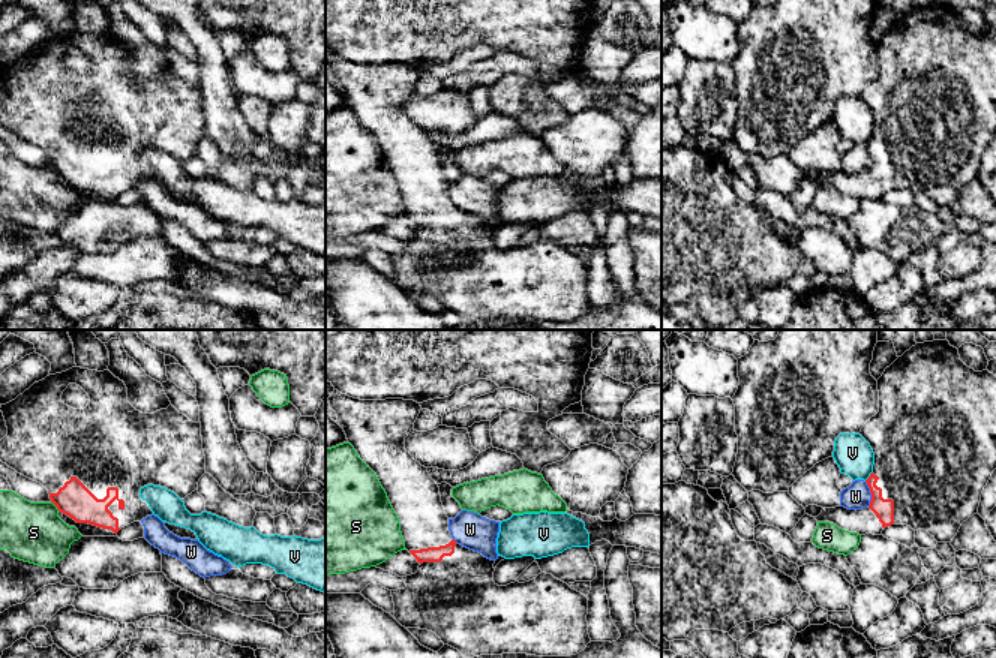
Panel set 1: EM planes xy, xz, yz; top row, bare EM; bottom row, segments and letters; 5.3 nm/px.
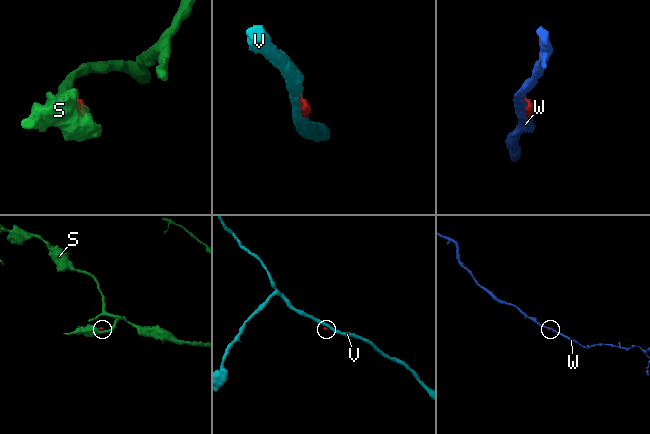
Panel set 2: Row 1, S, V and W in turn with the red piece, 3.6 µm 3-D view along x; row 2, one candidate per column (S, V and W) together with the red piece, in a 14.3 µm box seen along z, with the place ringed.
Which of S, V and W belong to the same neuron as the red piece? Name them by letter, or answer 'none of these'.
none of these

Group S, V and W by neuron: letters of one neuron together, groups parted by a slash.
S / V / W

